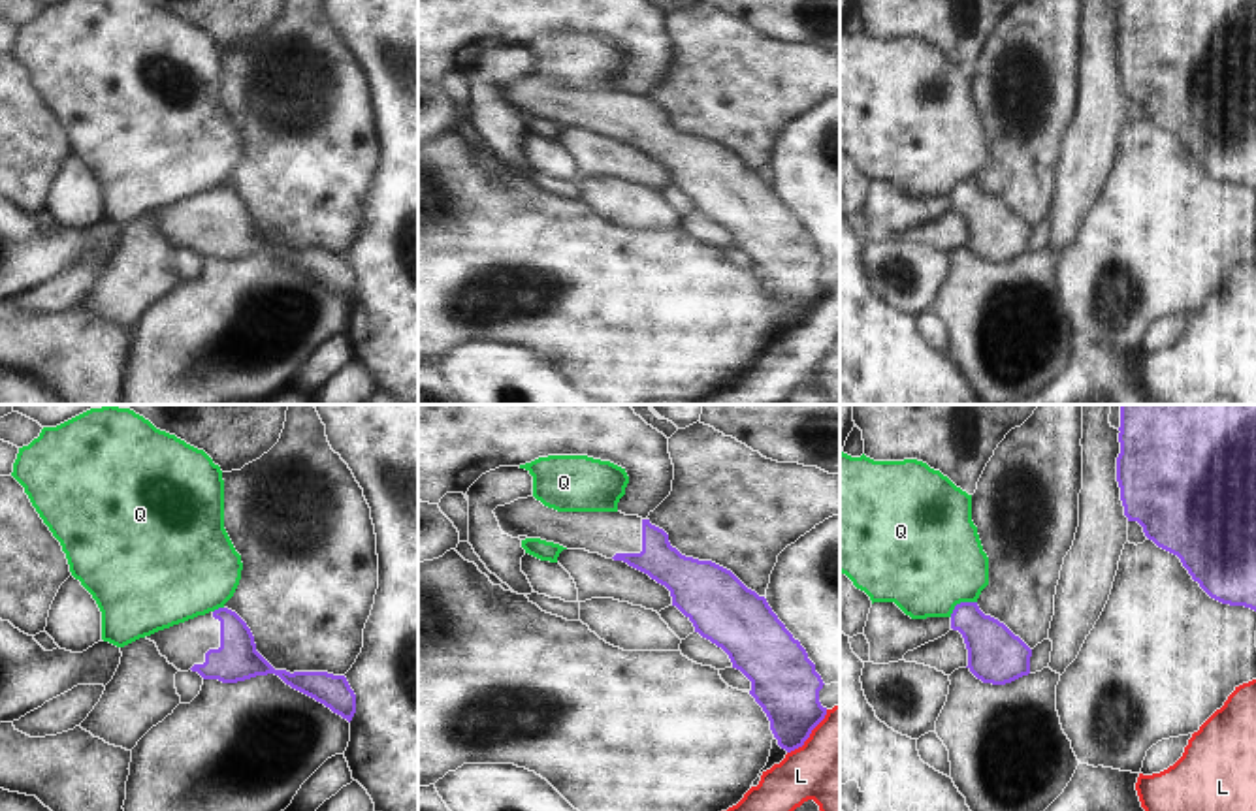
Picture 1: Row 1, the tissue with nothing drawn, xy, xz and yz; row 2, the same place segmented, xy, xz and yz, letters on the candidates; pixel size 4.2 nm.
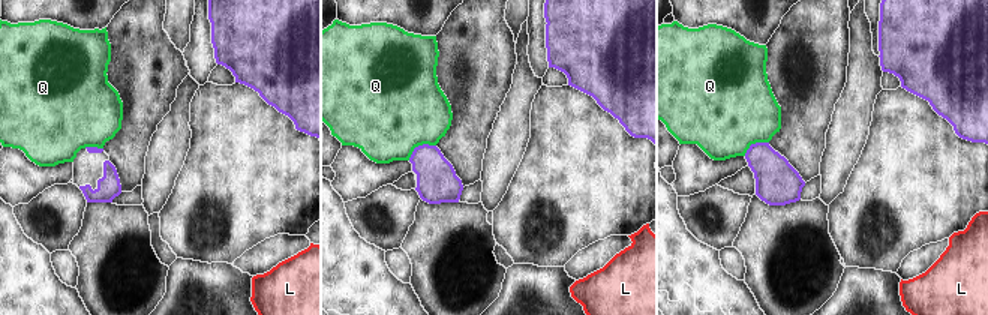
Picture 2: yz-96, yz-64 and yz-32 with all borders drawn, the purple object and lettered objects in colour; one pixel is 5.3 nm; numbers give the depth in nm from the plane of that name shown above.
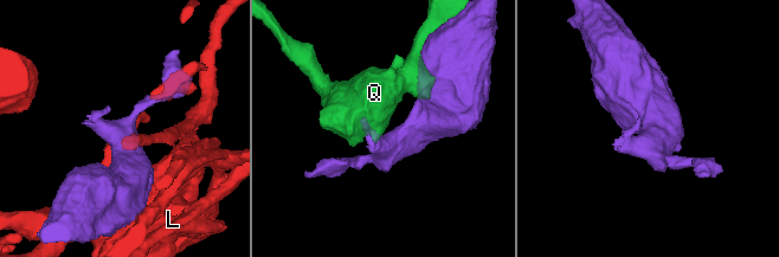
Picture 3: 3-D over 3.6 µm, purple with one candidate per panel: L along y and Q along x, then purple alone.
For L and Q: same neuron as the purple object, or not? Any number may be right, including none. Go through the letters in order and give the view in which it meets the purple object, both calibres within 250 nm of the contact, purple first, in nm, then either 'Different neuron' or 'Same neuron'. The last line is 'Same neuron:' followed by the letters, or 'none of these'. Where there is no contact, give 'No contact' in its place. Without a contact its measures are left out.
L: Touches purple in xz. Thickness 280 nm (purple) against 360 nm. Different neuron
Q: Touches purple in yz. Thickness 220 nm (purple) against 480 nm. Different neuron
Same neuron: none of these

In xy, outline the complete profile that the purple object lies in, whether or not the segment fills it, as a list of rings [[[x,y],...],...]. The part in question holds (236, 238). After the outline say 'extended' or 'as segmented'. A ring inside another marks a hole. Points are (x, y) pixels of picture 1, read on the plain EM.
[[[218,186],[145,216],[154,220],[160,233],[181,250],[192,248],[203,258],[222,262],[275,252],[286,263],[324,282],[348,301],[356,292],[356,273],[345,254],[275,248],[256,230],[247,201],[228,186]]]; extended

